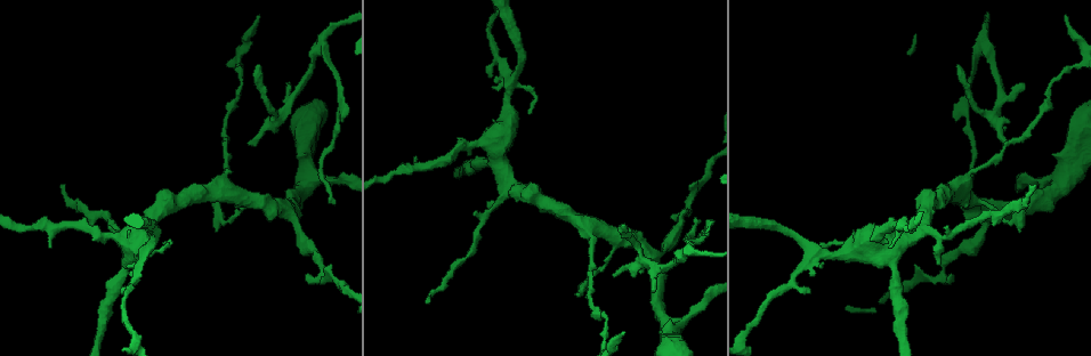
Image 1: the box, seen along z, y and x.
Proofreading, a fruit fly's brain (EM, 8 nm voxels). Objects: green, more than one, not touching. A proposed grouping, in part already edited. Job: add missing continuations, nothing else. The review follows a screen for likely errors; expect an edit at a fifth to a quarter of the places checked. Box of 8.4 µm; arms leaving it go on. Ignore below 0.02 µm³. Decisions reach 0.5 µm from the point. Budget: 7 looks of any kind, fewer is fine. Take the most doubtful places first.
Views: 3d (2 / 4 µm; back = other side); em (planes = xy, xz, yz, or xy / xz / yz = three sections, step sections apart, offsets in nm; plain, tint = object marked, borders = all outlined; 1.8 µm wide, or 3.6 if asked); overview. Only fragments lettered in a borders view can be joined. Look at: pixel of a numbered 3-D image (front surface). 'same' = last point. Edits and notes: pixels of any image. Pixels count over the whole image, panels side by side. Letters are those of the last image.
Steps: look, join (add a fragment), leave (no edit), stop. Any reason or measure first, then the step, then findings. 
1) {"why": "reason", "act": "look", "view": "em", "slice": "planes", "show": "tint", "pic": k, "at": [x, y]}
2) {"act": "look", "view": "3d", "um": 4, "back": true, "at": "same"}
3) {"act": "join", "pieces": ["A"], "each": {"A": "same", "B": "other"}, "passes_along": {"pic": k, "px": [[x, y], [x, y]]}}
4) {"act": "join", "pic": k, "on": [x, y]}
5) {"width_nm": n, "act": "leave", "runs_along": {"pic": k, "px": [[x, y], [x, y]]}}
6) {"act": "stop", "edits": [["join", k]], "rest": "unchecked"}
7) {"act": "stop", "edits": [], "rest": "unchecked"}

{"why": "branch stops here", "act": "look", "view": "em", "um": 3.6, "slice": "planes", "show": "borders", "pic": 1, "at": [577, 293]}

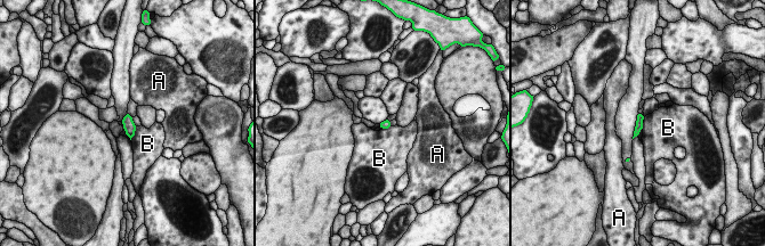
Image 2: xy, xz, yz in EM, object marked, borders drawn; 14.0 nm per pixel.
{"width_nm": 100, "act": "leave", "each": {"A": "other", "B": "other"}, "runs_along": {"pic": 2, "px": [[639, 115], [639, 125], [635, 134]]}, "found": "no lettered fragment goes on from it"}

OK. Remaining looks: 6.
{"why": "branch stops here", "act": "look", "view": "em", "slice": "yz", "step": 8, "show": "tint", "pic": 1, "at": [59, 186]}

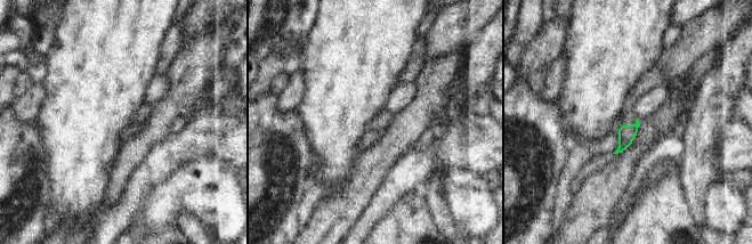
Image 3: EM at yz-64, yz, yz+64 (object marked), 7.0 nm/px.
{"act": "look", "view": "em", "slice": "planes", "show": "borders", "at": "same"}

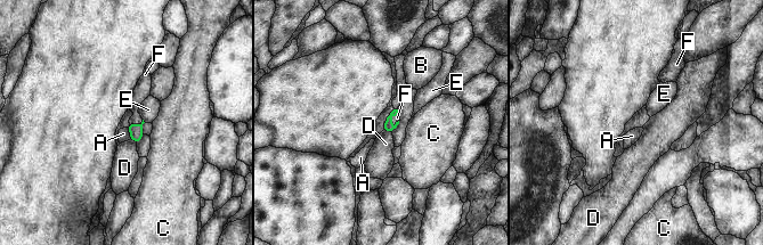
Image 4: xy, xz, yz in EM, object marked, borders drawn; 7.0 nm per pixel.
{"act": "join", "pieces": ["F"], "each": {"A": "other", "B": "other", "C": "other", "D": "other", "E": "other", "F": "same"}, "passes_along": {"pic": 4, "px": [[136, 131], [135, 124], [141, 91]]}, "found": "it goes on there"}

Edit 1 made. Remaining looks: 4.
{"why": "branch stops here", "act": "look", "view": "3d", "um": 2, "pic": 1, "at": [1024, 83]}

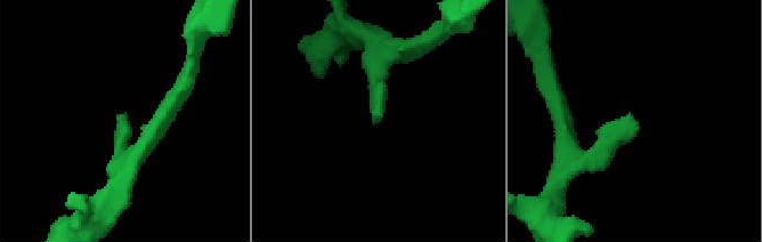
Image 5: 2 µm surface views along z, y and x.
{"act": "look", "view": "em", "slice": "planes", "show": "borders", "pic": 5, "at": [382, 115]}

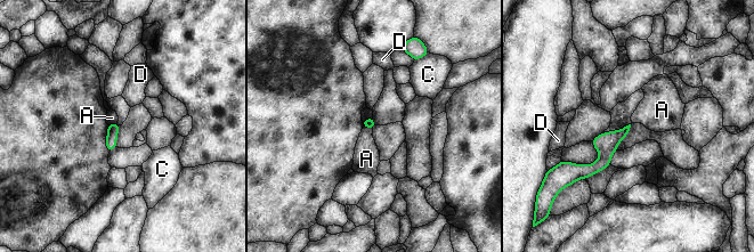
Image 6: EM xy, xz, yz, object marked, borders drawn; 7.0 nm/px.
{"longest_contact_nm": ["A", 70], "act": "leave", "each": {"A": "other", "C": "other", "D": "other"}, "border": {"pic": 6, "px": [[116, 122], [107, 124]]}, "found": "none of them fits"}

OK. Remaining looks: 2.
{"act": "stop", "edits": [["join", 4]], "rest": "unchecked"}

